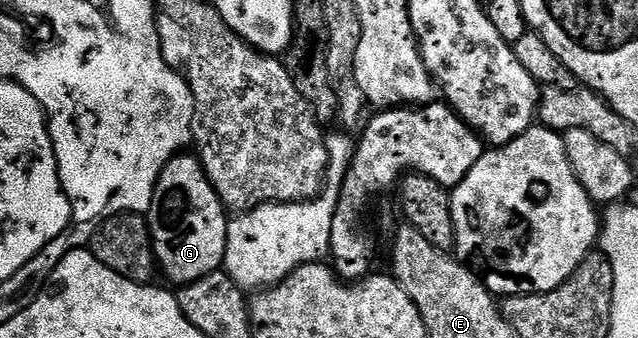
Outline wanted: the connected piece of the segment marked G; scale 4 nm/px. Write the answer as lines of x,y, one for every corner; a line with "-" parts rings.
174,154
163,166
147,219
160,271
177,286
195,282
224,265
230,217
196,155

